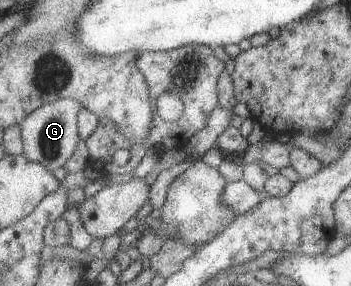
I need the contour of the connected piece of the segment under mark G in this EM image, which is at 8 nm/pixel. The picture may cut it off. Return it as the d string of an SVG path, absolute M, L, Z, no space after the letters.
M64 98L34 110L21 125L25 156L30 161L38 162L52 171L64 168L81 142L79 115L82 108L85 107L78 100Z

